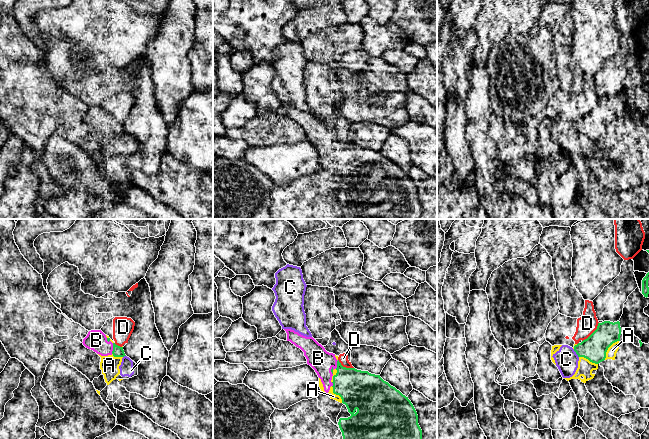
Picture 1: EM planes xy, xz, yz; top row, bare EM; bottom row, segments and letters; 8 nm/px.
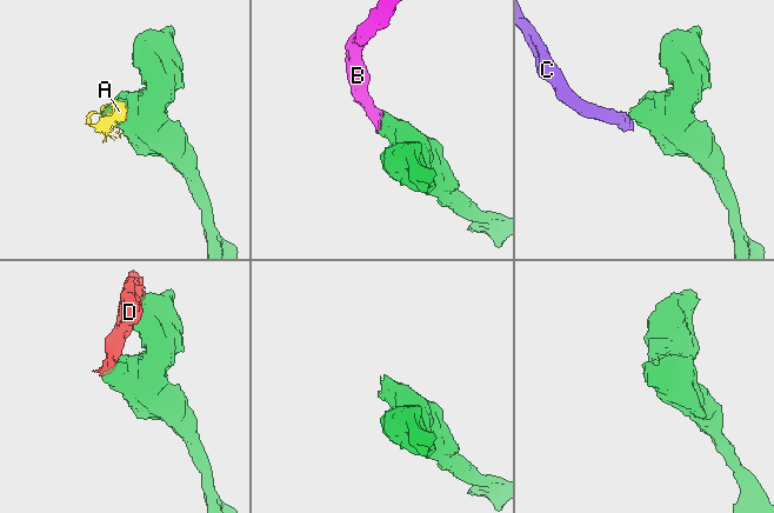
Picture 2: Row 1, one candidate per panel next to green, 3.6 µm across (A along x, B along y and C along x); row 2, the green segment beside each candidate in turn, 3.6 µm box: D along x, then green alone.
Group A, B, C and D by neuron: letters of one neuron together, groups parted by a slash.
A C / B / D

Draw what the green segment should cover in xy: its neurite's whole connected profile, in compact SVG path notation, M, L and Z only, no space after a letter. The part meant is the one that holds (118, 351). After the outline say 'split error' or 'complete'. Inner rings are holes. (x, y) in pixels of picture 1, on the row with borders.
M91 330L83 339L83 345L101 356L113 355L114 357L126 356L123 347L116 345L107 338L101 330Z; split error

